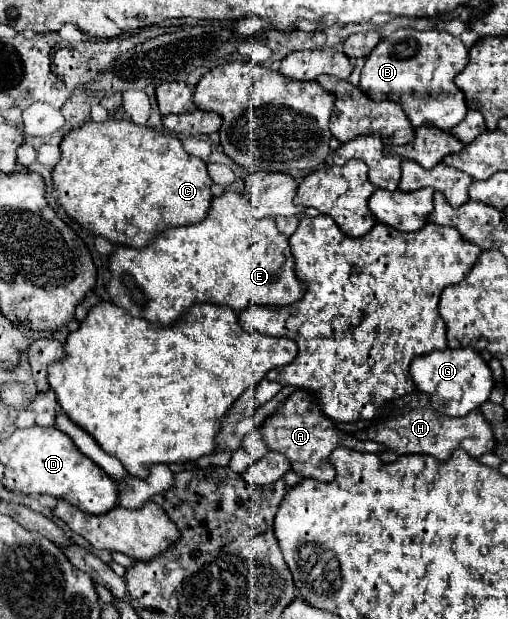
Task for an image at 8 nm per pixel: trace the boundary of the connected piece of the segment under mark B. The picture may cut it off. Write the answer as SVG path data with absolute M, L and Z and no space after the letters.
M399 29L385 37L367 57L361 71L361 89L373 101L401 103L413 127L437 125L439 129L453 129L467 115L467 101L455 85L457 73L469 63L469 53L463 41L445 31L413 31Z

